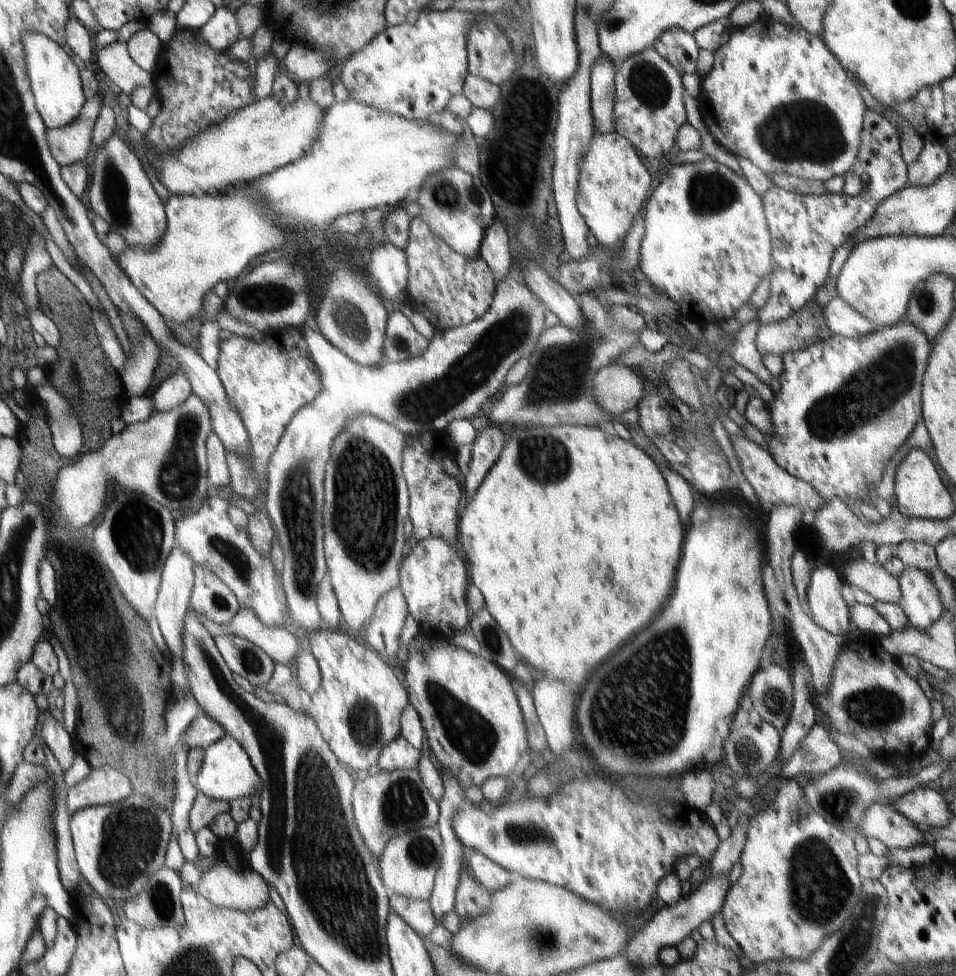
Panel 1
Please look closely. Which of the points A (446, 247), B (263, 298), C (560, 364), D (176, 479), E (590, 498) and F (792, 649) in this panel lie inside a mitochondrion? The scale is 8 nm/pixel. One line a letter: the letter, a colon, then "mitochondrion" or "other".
A: other
B: mitochondrion
C: mitochondrion
D: mitochondrion
E: other
F: other

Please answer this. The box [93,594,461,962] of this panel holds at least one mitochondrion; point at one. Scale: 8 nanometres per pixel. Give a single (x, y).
(130, 836)

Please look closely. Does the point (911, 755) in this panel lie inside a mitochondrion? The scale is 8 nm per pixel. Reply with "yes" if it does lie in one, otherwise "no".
no

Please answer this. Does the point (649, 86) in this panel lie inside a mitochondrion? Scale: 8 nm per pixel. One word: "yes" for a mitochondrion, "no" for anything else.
yes

